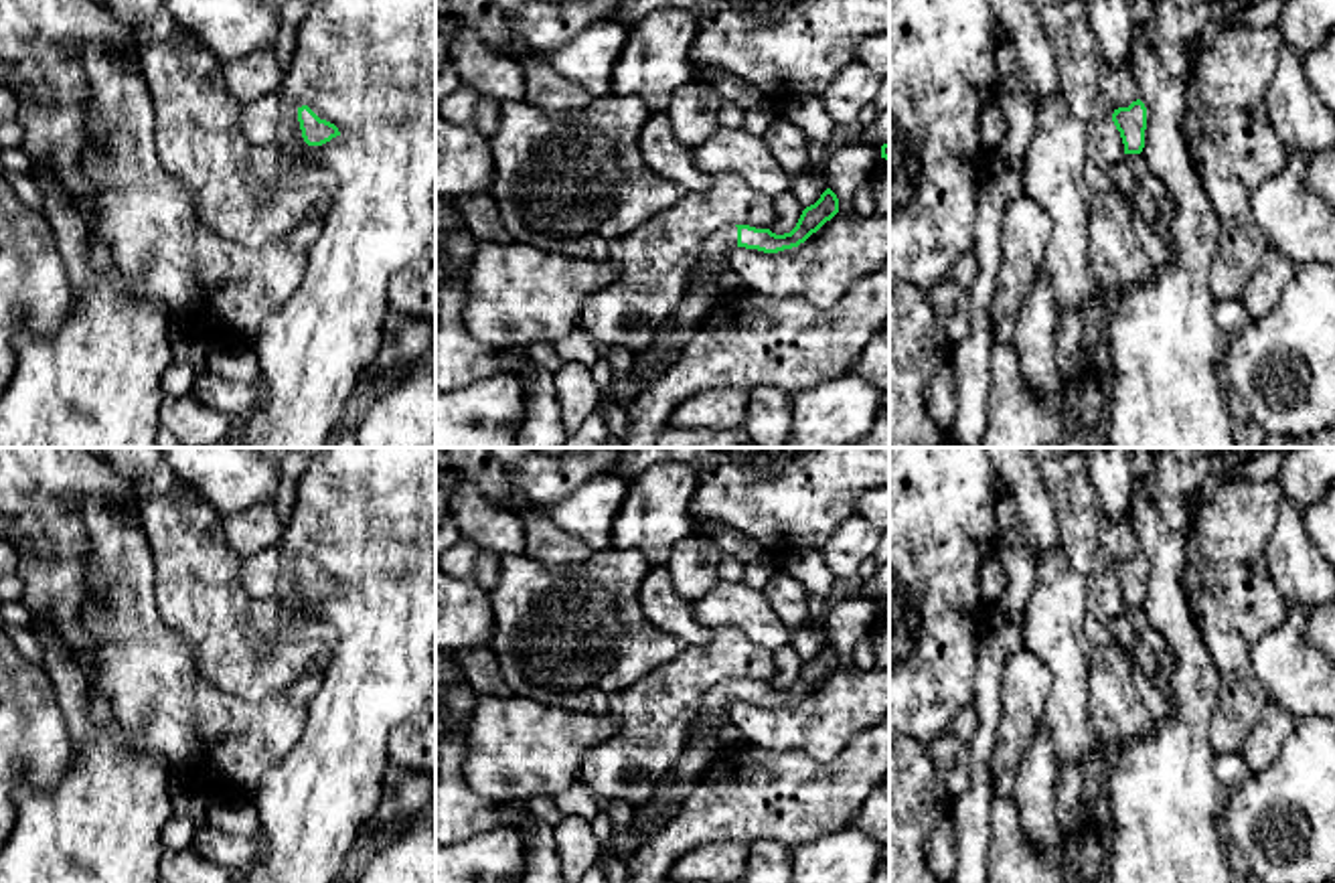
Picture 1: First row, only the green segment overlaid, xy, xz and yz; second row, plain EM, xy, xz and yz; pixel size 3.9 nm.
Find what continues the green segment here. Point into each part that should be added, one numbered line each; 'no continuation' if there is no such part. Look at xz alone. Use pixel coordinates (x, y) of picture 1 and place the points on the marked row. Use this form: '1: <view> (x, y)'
1: xz (716, 250)

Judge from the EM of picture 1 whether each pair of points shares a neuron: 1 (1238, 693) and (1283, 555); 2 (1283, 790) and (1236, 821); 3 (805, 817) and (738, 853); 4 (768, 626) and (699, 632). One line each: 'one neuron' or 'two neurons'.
1: two neurons
2: one neuron
3: two neurons
4: two neurons

